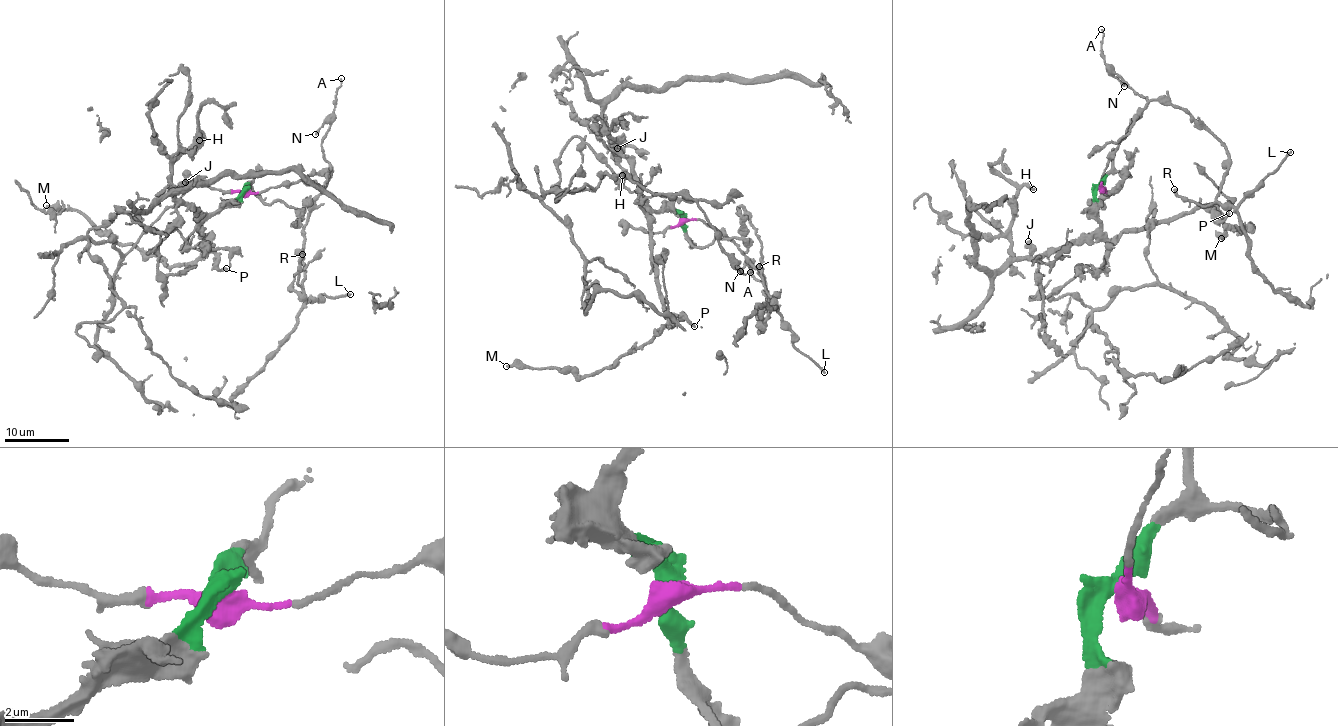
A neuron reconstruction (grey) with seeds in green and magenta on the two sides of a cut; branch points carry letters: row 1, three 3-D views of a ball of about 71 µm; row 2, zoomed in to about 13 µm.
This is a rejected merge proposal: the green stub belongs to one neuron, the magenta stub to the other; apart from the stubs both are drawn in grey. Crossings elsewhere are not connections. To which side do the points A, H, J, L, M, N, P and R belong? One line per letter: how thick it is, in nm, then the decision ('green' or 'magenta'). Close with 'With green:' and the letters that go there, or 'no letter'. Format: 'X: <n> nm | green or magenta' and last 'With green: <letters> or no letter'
A: 70 nm | magenta
H: 400 nm | green
J: 600 nm | green
L: 220 nm | magenta
M: 240 nm | green
N: 220 nm | magenta
P: 200 nm | green
R: 280 nm | magenta
With green: H, J, M, P

